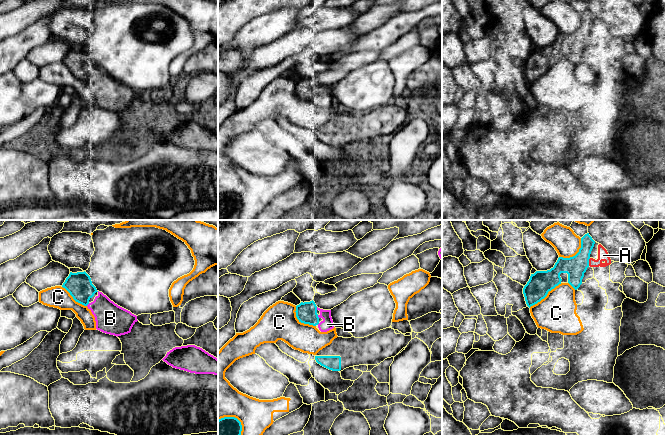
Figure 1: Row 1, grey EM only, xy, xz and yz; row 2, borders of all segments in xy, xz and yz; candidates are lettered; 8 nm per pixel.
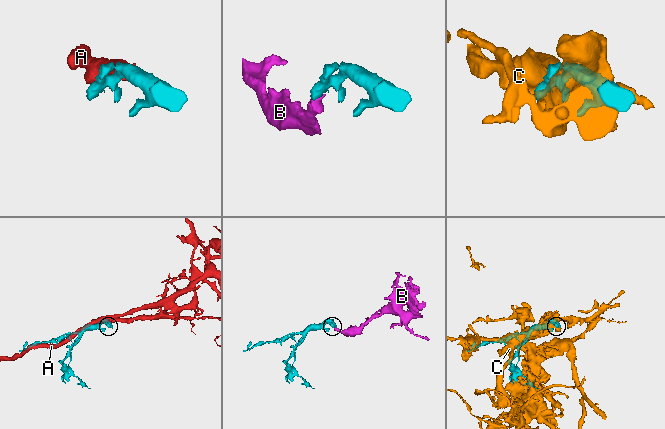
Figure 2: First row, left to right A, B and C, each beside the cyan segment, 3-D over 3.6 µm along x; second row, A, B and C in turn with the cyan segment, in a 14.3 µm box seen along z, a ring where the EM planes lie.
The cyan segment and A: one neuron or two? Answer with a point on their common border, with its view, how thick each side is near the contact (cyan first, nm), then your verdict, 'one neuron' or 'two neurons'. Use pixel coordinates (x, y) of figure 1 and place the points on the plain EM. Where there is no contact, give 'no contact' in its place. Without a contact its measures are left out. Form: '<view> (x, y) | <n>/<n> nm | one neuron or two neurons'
yz (588, 38) | 170/90 nm | two neurons

